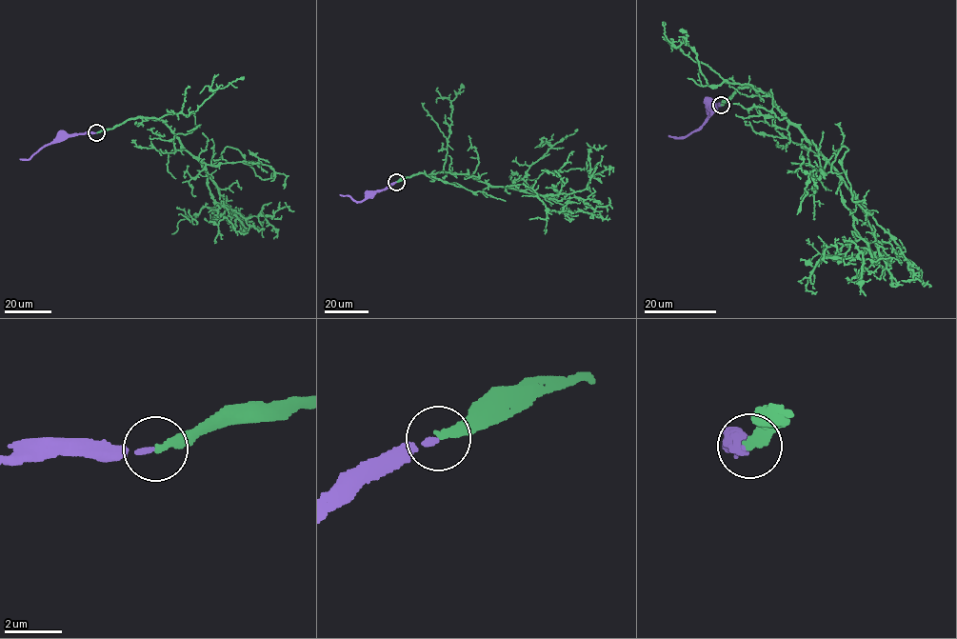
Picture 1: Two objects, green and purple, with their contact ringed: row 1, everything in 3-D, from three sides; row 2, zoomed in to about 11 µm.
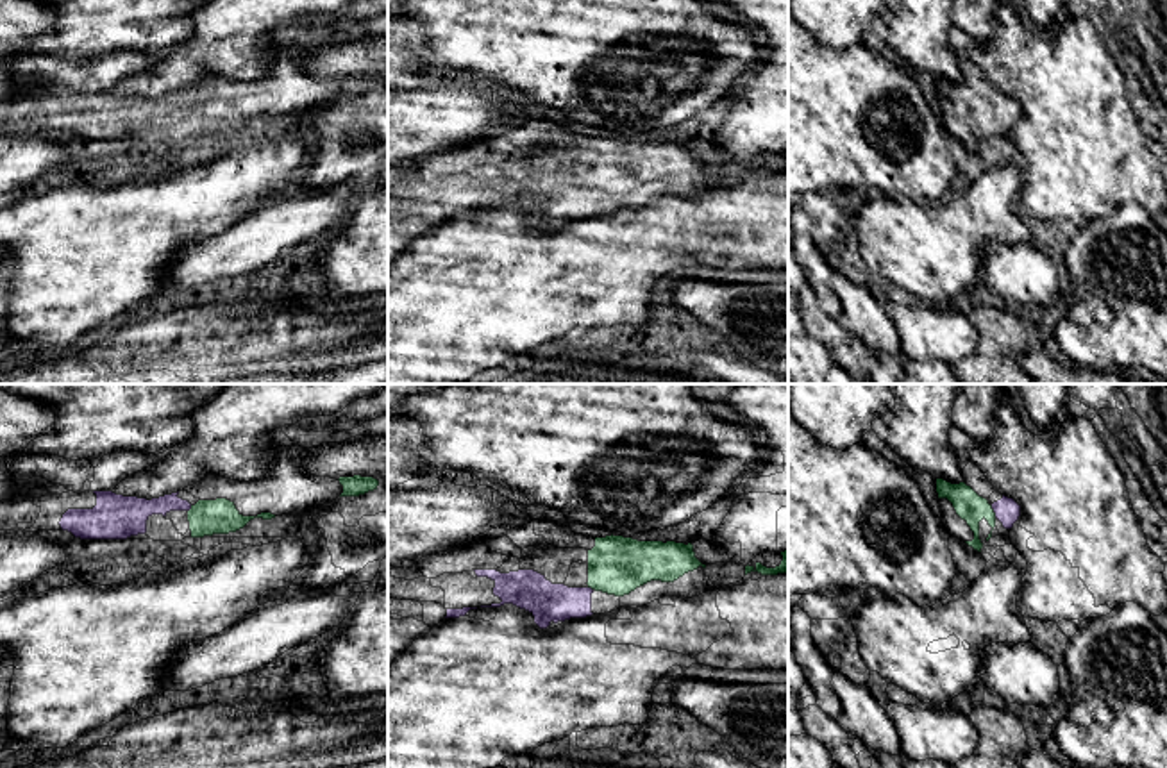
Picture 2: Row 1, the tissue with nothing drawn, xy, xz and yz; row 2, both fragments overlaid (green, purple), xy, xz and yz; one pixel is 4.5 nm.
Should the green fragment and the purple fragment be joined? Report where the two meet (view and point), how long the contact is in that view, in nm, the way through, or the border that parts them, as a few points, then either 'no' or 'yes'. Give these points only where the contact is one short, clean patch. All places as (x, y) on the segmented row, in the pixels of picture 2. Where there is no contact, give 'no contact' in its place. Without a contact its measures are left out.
contact yz (992, 511); length 60 nm; way yz (969, 506), (992, 511), (1007, 509); yes

